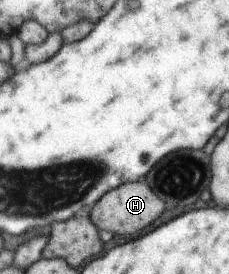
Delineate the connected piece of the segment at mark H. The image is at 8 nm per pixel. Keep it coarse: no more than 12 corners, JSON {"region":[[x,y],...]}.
{"region":[[146,181],[121,184],[92,209],[98,230],[132,236],[164,202]]}

